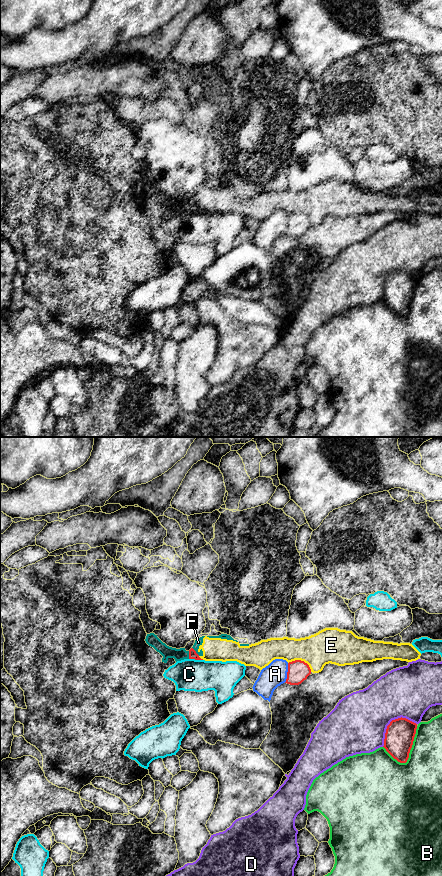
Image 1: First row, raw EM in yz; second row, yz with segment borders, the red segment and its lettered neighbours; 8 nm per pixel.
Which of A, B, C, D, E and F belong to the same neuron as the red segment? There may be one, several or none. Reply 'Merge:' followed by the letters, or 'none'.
Merge: none

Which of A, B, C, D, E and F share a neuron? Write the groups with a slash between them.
A / B / C / D / E F

